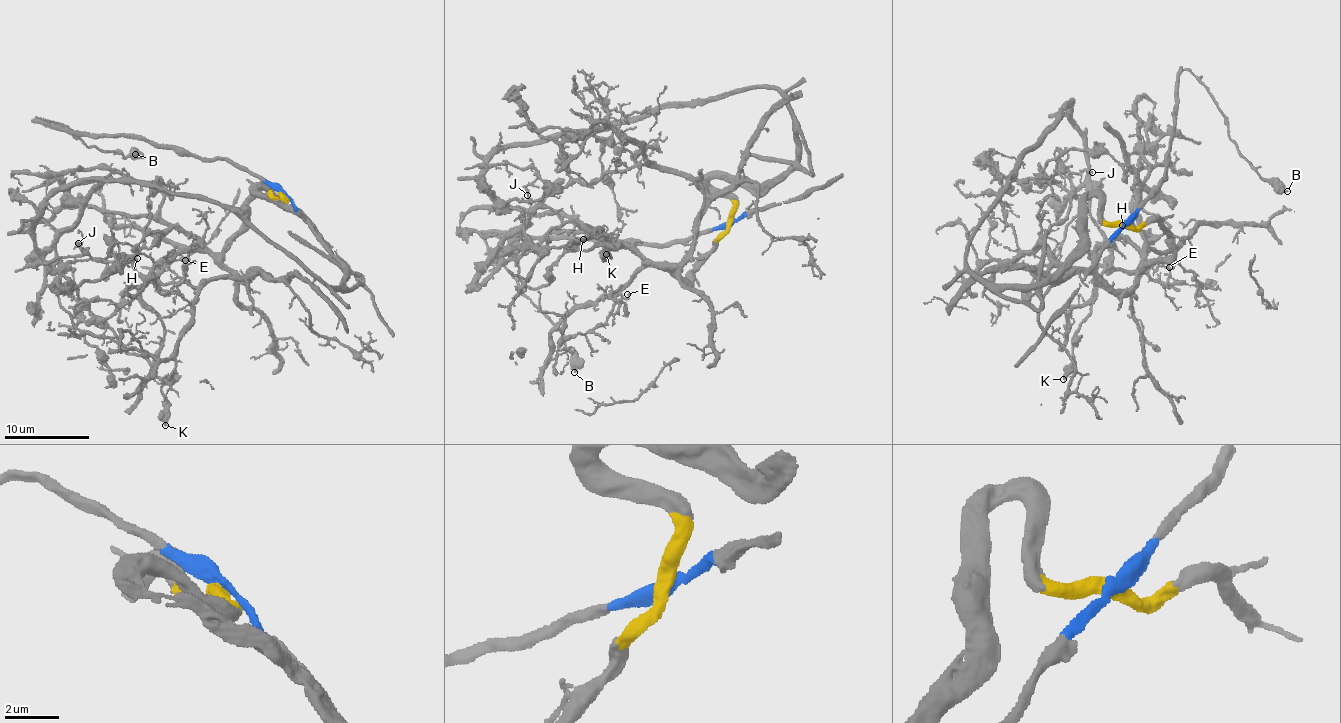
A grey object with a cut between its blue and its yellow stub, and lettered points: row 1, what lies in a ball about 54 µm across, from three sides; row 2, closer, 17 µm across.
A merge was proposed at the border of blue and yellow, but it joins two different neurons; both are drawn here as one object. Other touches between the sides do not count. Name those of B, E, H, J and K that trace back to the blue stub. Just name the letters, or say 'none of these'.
B

